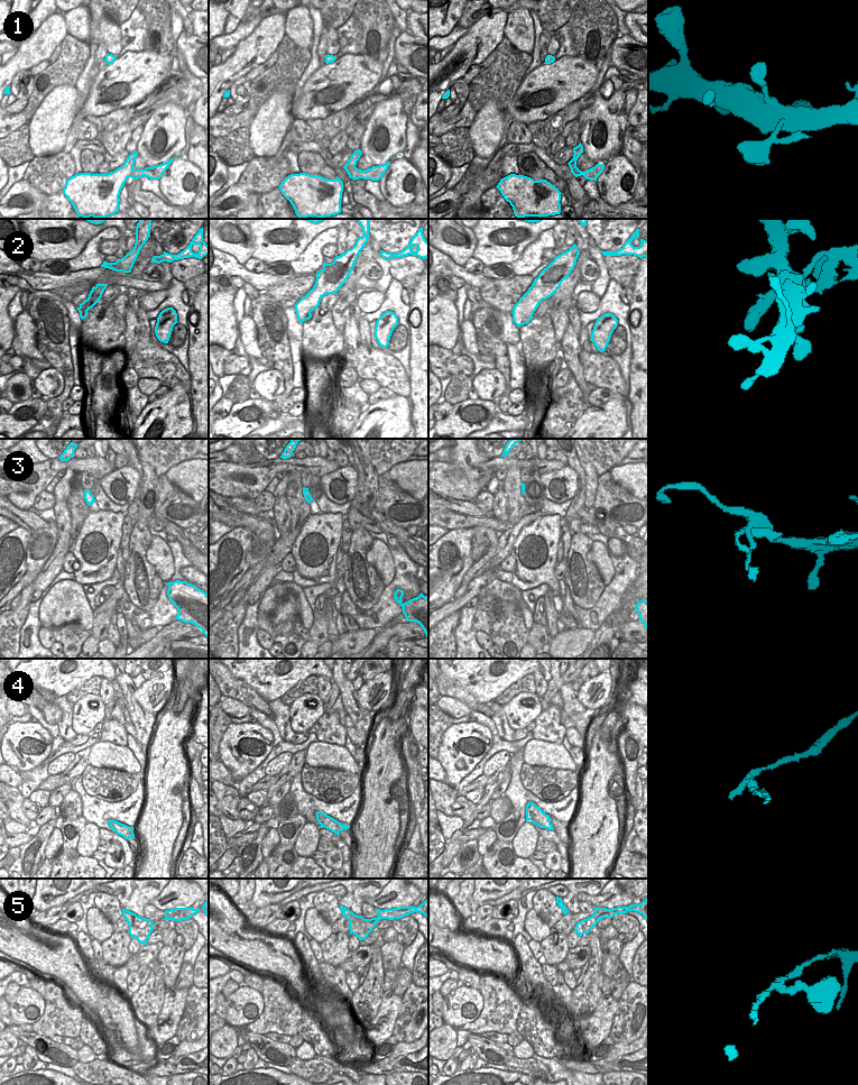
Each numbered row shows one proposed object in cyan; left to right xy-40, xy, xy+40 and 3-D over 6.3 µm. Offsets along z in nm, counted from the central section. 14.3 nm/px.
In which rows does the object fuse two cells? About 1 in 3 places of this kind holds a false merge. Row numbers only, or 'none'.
2, 4, 5.

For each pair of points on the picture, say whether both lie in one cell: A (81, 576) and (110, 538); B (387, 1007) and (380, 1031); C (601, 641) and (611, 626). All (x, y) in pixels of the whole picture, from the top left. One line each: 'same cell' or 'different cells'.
A: same cell
B: same cell
C: same cell

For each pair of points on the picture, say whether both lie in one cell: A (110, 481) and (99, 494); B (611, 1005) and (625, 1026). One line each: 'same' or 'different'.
A: different
B: different

